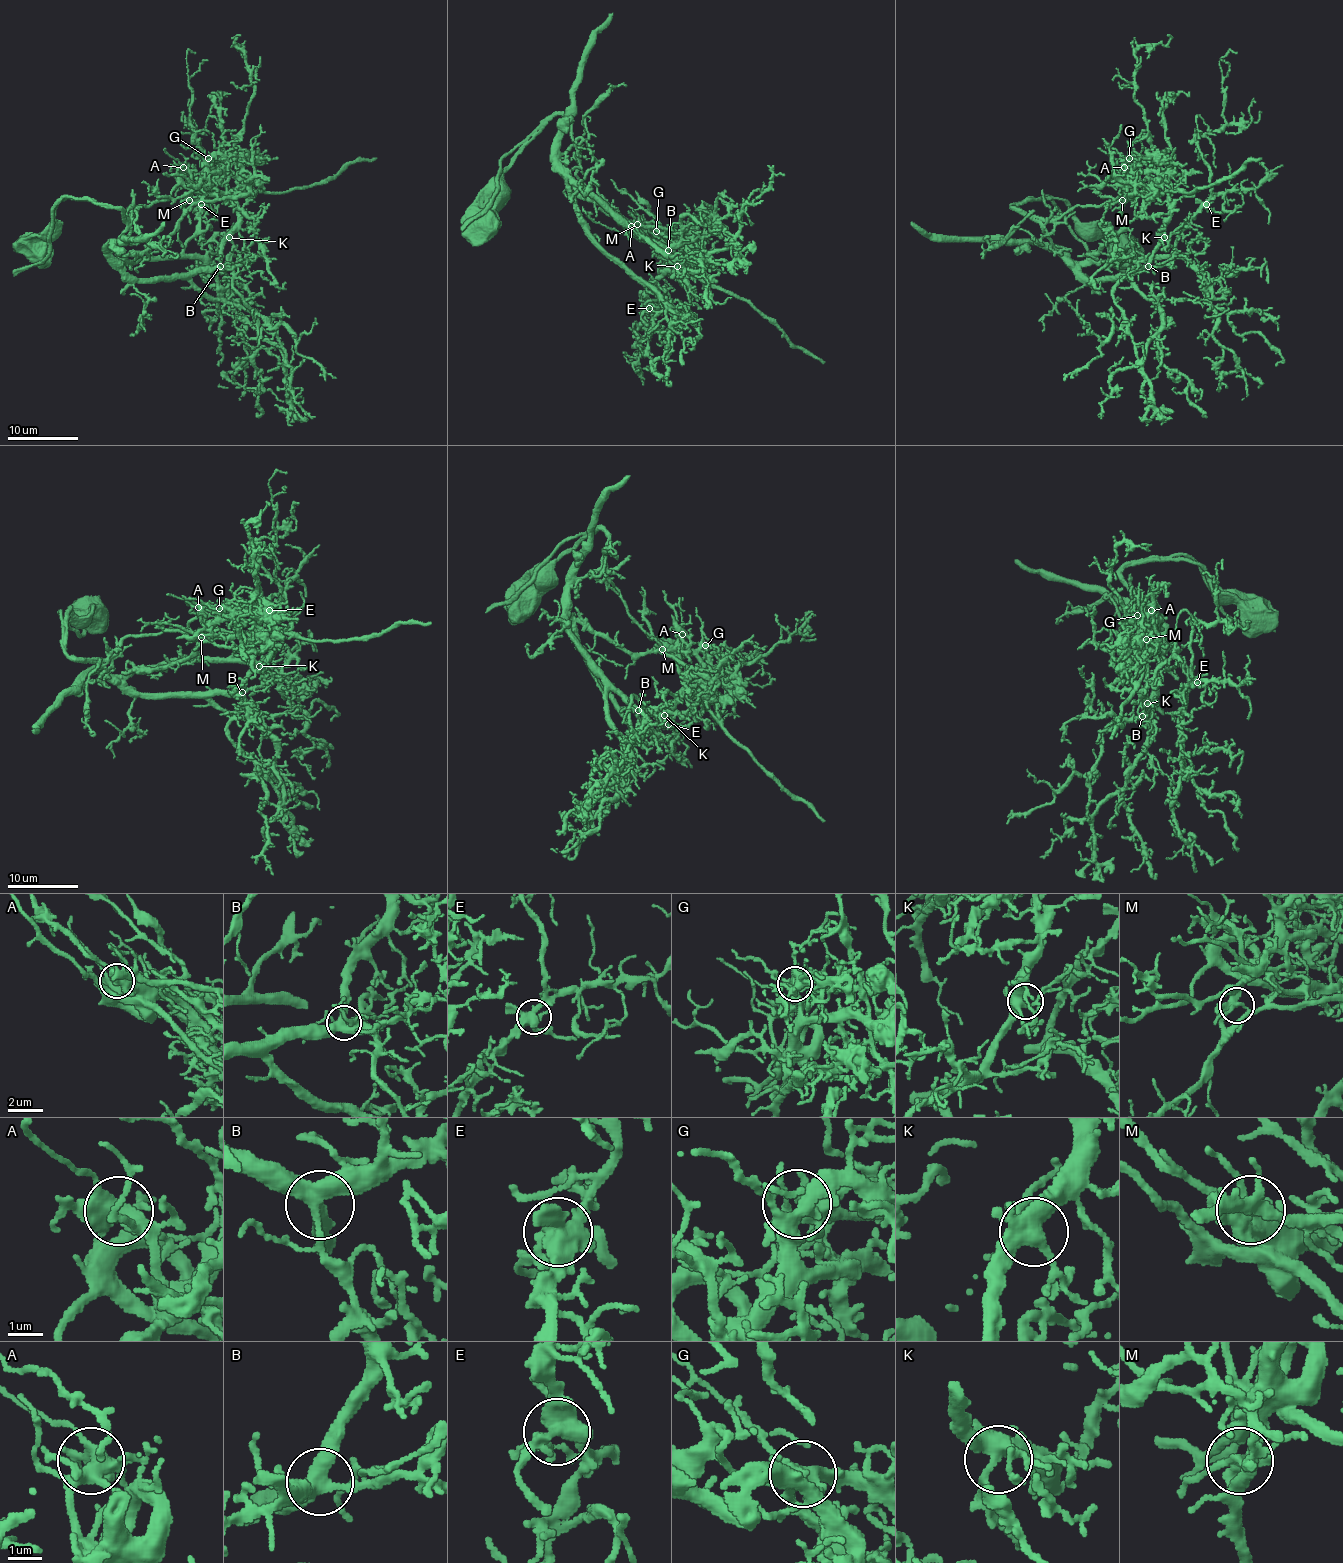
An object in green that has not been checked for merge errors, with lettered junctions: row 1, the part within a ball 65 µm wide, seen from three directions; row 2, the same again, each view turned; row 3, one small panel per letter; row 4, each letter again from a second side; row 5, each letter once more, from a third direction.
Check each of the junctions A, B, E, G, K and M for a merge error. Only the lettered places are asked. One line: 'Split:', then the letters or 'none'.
Split: M

